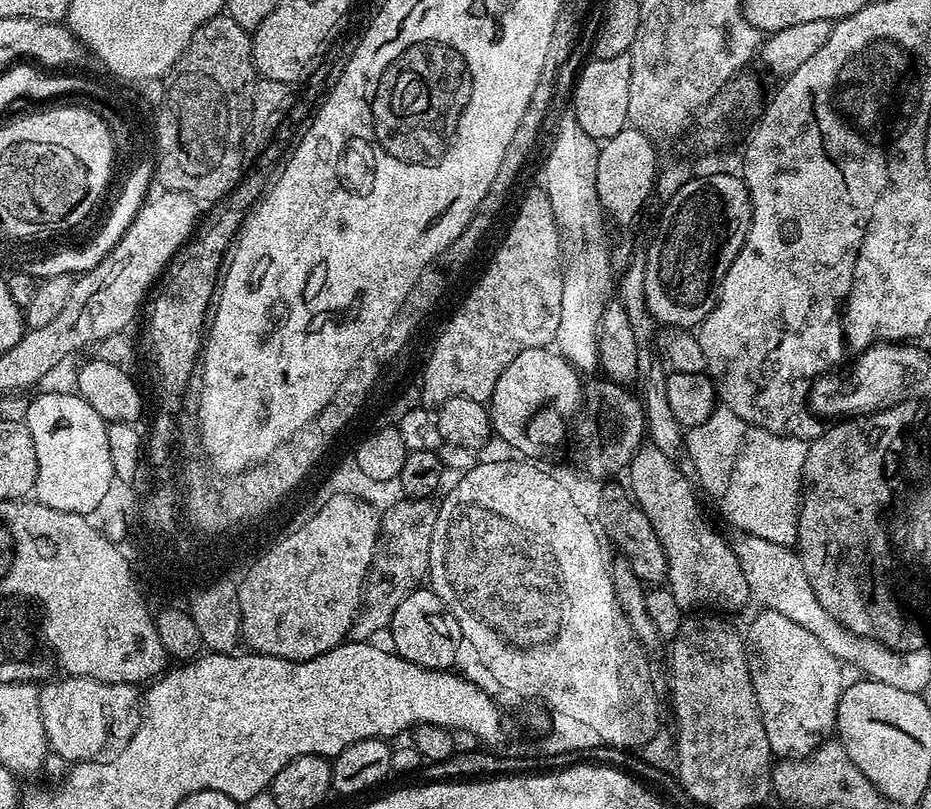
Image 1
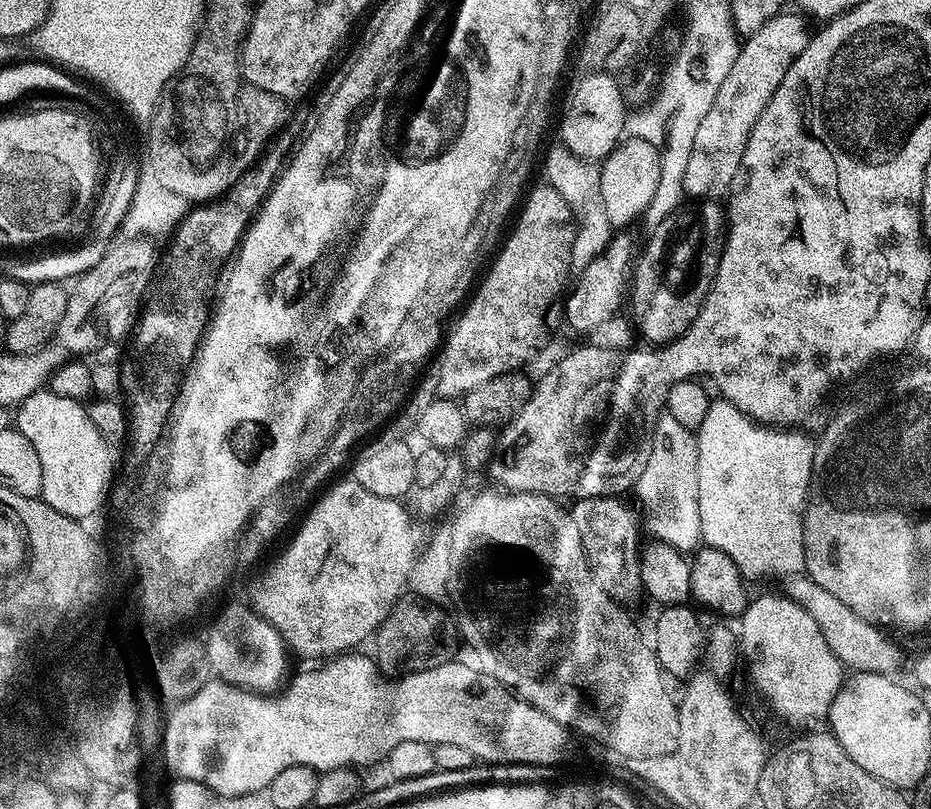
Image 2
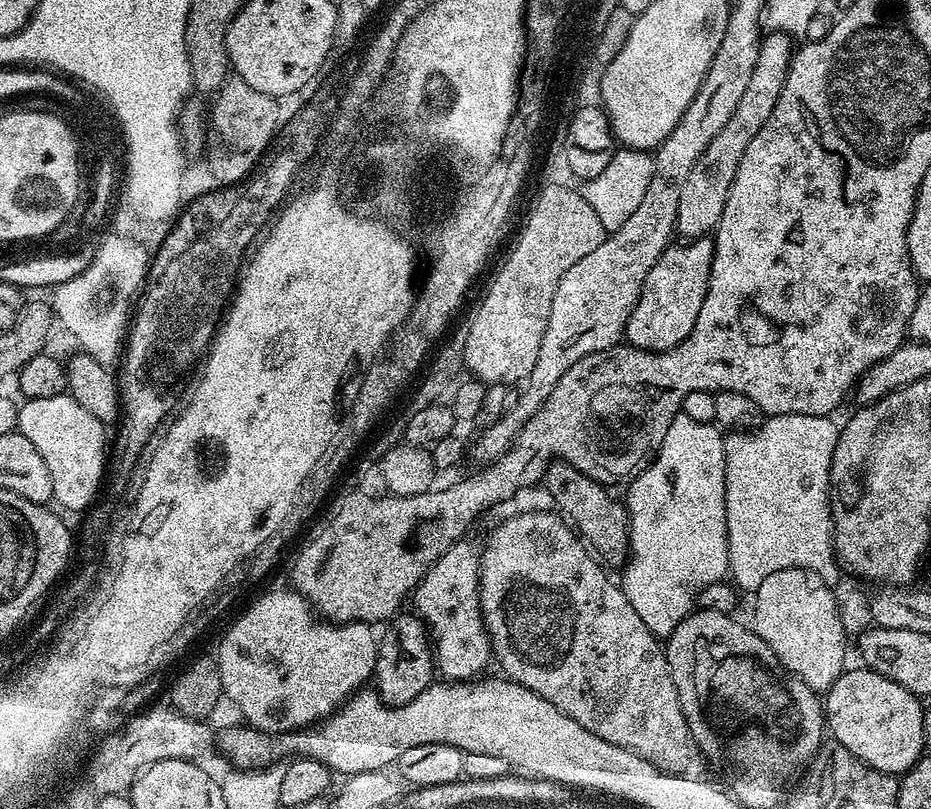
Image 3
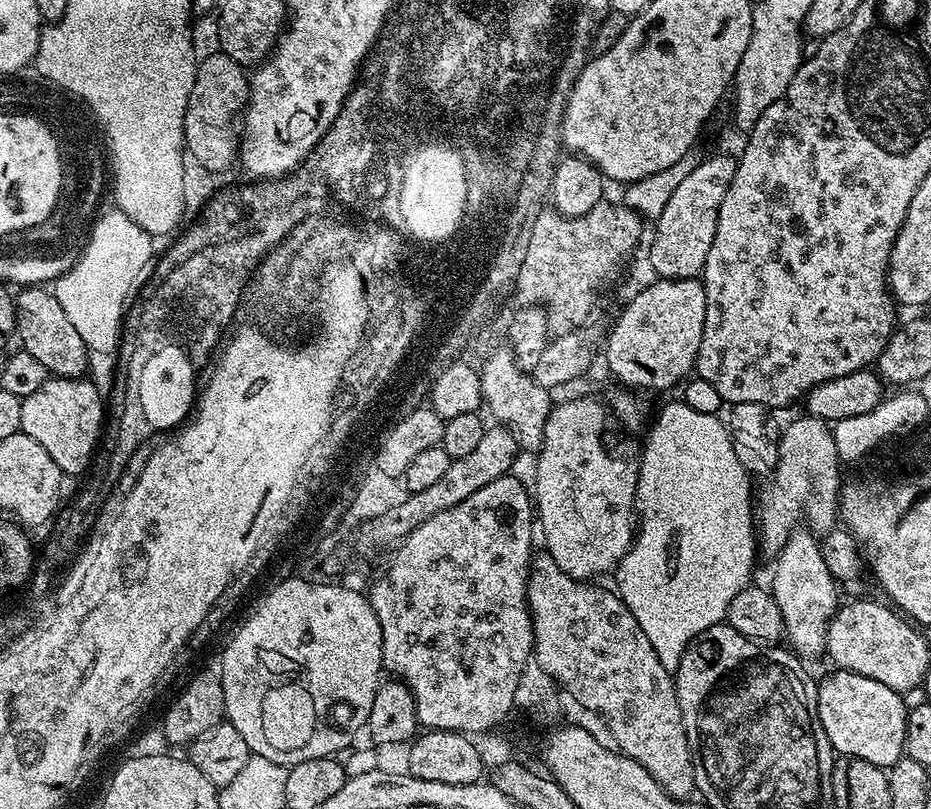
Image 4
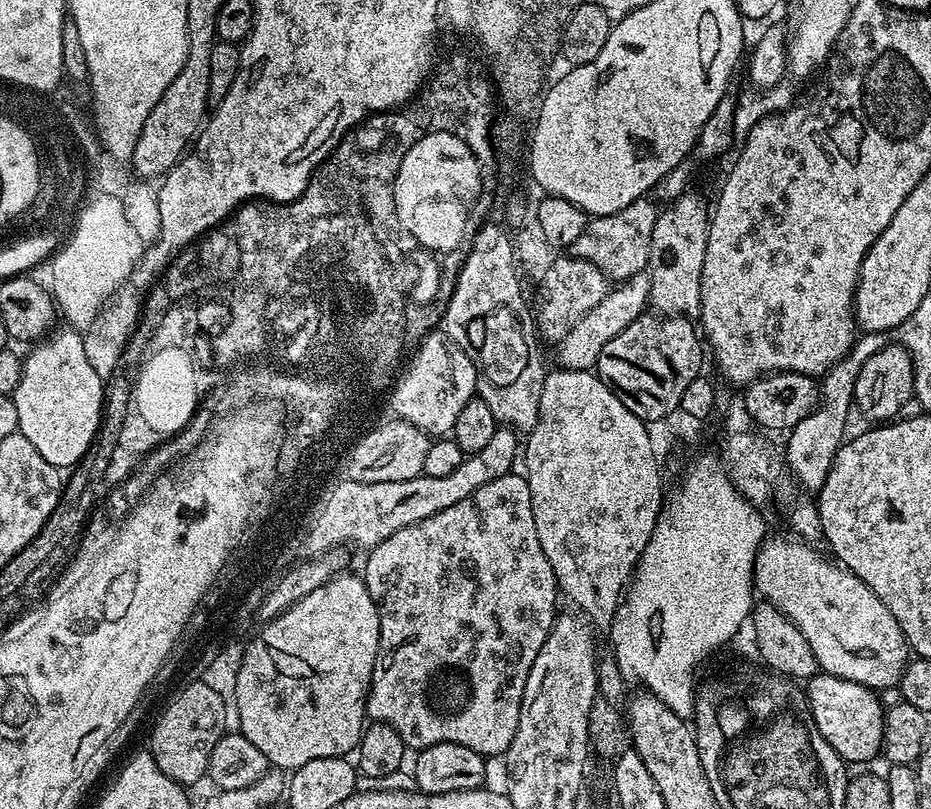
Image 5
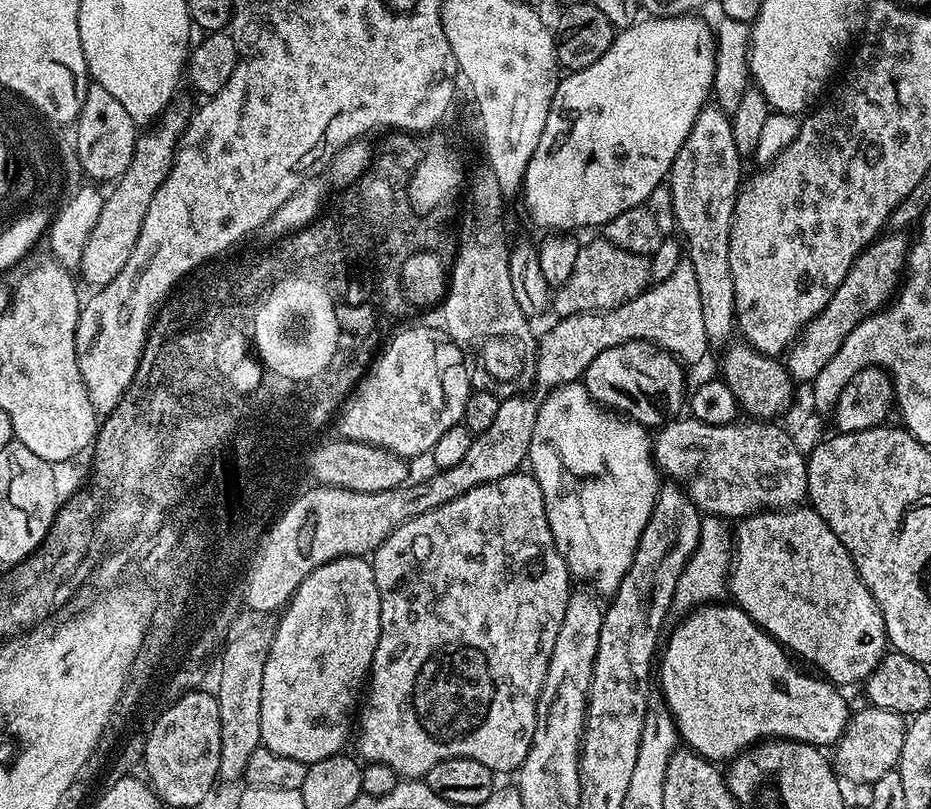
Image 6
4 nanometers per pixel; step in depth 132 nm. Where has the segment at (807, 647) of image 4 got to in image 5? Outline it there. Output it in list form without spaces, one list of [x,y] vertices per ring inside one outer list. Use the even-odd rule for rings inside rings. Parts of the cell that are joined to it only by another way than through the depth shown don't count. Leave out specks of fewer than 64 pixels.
[[[879,332],[861,335],[852,345],[851,350],[835,366],[823,373],[818,384],[820,402],[816,409],[806,418],[802,418],[802,422],[798,422],[798,426],[794,426],[787,433],[788,452],[786,448],[786,459],[788,467],[795,483],[805,493],[819,493],[821,486],[826,482],[826,474],[834,462],[836,451],[840,449],[840,445],[846,439],[844,427],[848,424],[848,408],[850,412],[854,404],[852,387],[856,385],[858,370],[862,370],[862,362],[866,362],[866,358],[870,358],[870,354],[874,354],[878,349],[884,347],[885,343],[885,337]]]

